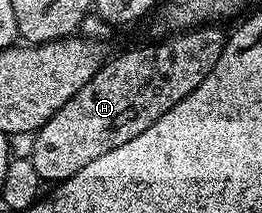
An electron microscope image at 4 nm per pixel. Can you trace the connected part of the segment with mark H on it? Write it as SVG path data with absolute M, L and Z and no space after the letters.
M210 23L204 27L194 27L176 35L169 35L166 41L161 41L158 45L141 45L138 49L129 49L126 53L121 53L118 57L110 56L102 65L101 69L43 127L37 130L32 138L33 150L27 153L30 163L39 171L42 182L60 183L75 175L75 171L83 171L87 163L92 163L94 159L99 159L107 155L107 151L115 151L115 147L123 147L123 143L128 143L130 139L135 139L135 135L143 135L151 123L155 123L175 103L187 99L203 79L219 63L219 55L225 46L226 30L221 30L216 24Z

